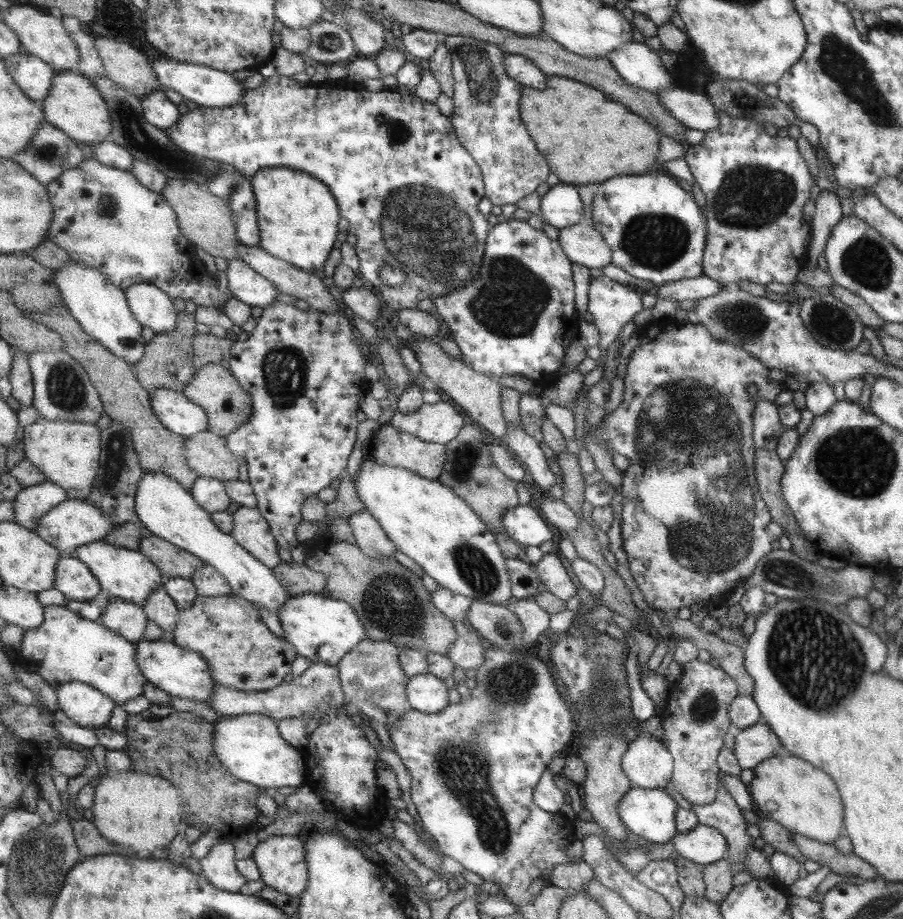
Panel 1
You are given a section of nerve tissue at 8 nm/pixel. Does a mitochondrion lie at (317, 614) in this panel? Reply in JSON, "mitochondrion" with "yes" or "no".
{"mitochondrion":"no"}

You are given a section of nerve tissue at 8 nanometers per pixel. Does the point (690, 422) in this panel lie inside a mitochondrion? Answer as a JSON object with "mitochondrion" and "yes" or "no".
{"mitochondrion":"yes"}

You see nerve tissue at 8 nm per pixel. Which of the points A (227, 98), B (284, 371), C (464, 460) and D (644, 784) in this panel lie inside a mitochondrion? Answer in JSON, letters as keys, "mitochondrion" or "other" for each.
{"A":"other","B":"mitochondrion","C":"mitochondrion","D":"other"}

